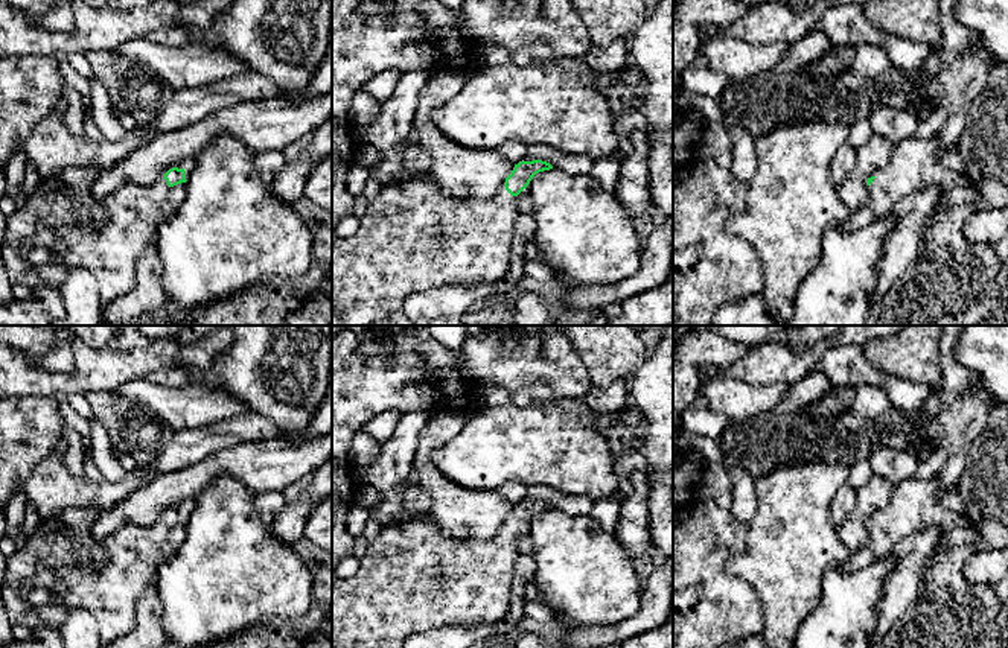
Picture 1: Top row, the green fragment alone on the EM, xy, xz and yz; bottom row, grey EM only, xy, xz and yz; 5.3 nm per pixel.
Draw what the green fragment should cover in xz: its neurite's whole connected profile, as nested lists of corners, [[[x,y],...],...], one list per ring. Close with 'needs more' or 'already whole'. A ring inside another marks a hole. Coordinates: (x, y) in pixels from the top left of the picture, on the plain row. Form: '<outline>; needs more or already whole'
[[[542,500],[519,502],[506,519],[504,528],[489,540],[448,538],[426,516],[381,529],[359,560],[358,572],[332,584],[332,648],[404,648],[411,634],[442,628],[475,628],[509,619],[512,580],[521,557],[518,535],[539,513],[553,507]]]; needs more

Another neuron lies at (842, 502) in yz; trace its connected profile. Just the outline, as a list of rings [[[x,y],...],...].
[[[844,484],[834,493],[831,500],[831,522],[834,529],[839,532],[844,520],[848,517],[854,507],[856,490],[851,488],[848,484]]]

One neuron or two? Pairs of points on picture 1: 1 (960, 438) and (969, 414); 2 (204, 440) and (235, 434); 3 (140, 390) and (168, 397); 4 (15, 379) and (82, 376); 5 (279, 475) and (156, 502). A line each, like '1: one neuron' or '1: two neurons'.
1: one neuron
2: one neuron
3: one neuron
4: one neuron
5: one neuron

